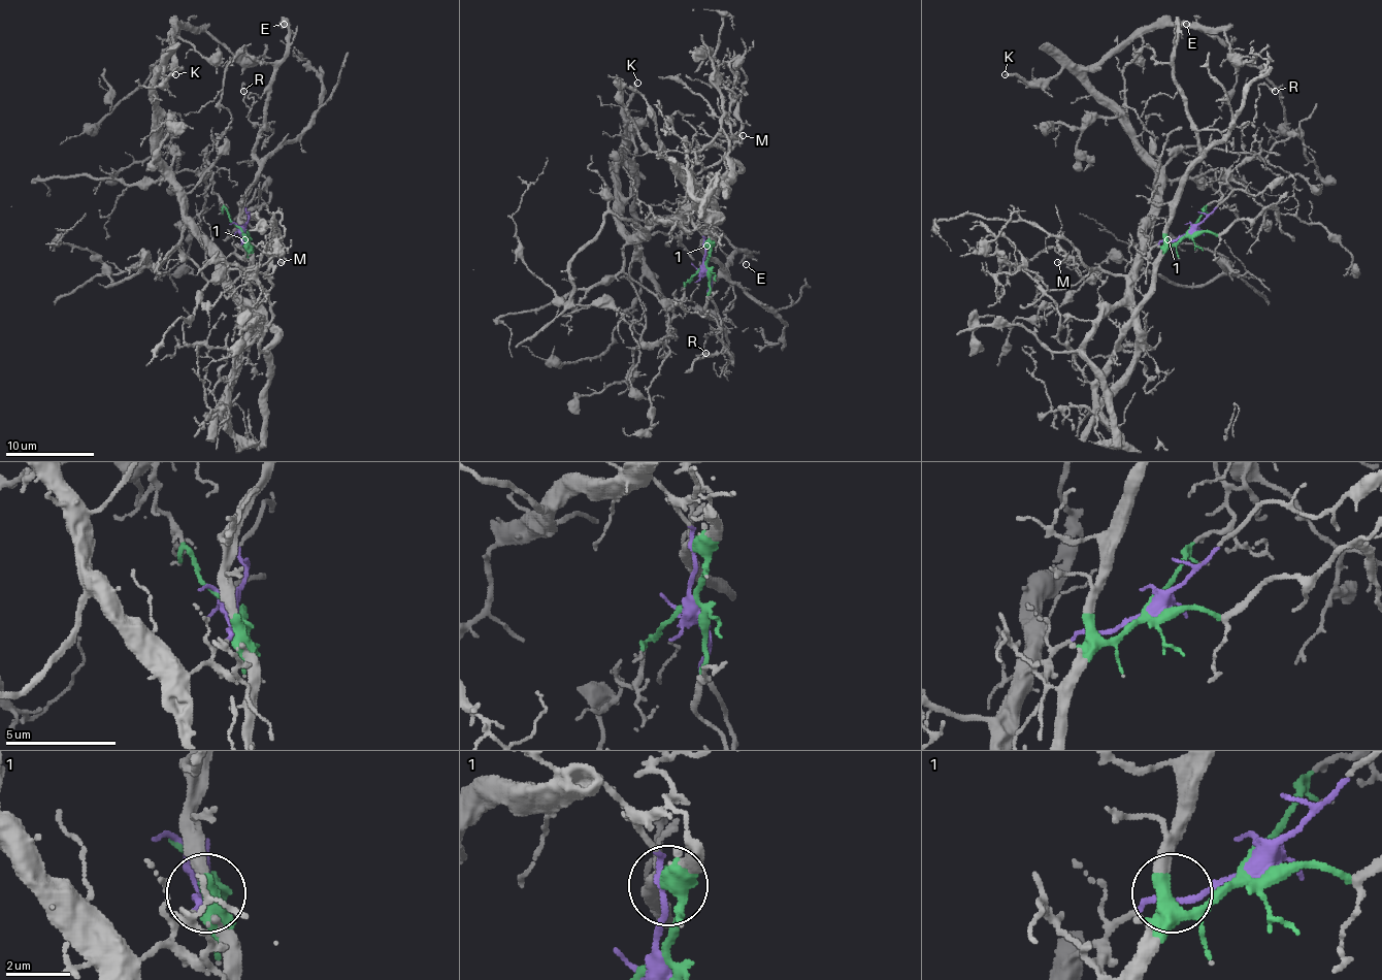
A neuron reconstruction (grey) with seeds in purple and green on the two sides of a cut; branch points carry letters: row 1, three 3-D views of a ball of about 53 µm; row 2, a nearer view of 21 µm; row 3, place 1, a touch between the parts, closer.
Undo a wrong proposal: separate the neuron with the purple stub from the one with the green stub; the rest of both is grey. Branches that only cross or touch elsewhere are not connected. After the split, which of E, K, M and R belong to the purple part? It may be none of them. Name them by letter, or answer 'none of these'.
K, M

